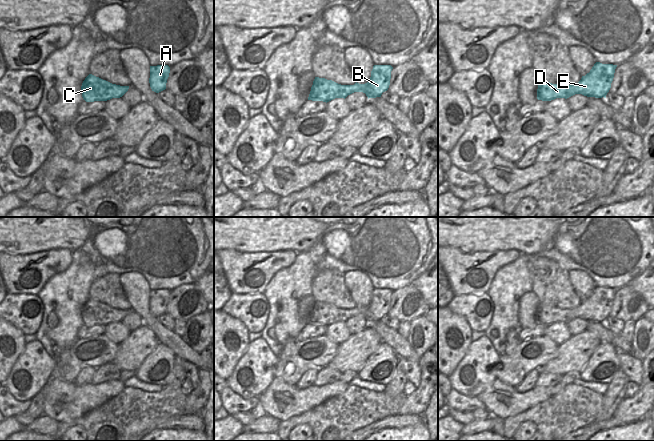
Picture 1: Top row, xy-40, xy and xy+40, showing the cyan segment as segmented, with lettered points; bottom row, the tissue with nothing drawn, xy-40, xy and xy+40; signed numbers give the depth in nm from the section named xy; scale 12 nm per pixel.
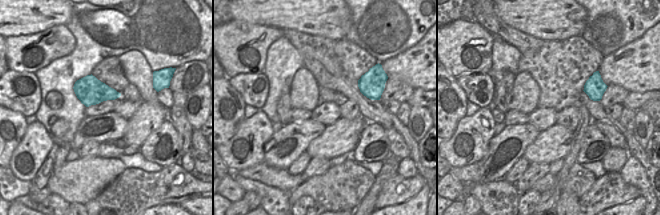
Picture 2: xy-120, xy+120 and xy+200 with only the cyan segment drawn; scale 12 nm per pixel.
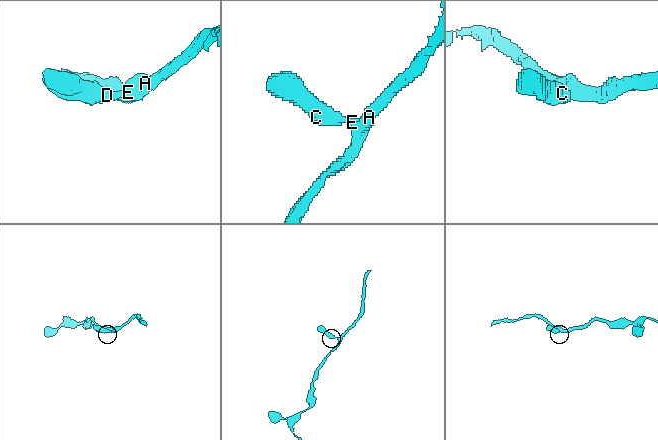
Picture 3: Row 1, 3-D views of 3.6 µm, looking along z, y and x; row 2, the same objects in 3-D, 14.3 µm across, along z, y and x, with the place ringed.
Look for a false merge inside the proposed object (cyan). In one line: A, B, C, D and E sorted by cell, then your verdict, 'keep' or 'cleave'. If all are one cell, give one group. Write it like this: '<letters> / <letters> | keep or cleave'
A B C D E | keep

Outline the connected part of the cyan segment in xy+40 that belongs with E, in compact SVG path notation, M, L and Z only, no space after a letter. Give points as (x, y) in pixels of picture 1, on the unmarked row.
M596 286L589 297L582 300L574 309L552 308L540 305L537 313L537 323L551 325L556 322L569 322L575 318L587 321L606 322L611 312L617 289Z

